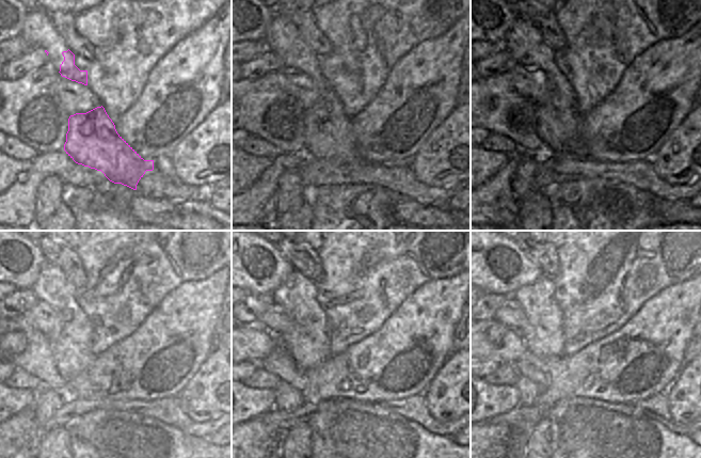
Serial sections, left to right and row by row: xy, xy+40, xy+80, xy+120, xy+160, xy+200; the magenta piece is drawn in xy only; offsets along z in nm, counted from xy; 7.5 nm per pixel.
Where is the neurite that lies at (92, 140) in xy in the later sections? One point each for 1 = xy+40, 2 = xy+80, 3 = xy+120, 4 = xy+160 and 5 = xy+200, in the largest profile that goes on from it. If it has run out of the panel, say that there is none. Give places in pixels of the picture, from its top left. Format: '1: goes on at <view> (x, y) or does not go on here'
1: goes on at xy+40 (329, 136)
2: goes on at xy+80 (557, 121)
3: goes on at xy+120 (73, 354)
4: goes on at xy+160 (307, 341)
5: goes on at xy+200 (543, 334)

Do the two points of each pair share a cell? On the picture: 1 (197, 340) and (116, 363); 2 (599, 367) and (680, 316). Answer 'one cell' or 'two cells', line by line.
1: one cell
2: one cell

